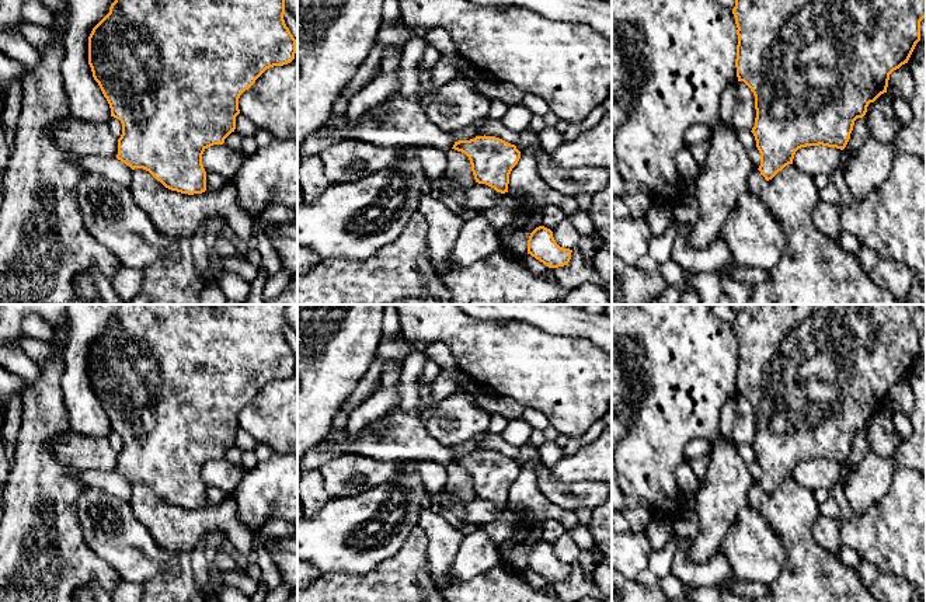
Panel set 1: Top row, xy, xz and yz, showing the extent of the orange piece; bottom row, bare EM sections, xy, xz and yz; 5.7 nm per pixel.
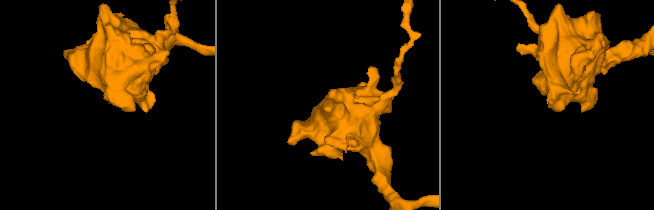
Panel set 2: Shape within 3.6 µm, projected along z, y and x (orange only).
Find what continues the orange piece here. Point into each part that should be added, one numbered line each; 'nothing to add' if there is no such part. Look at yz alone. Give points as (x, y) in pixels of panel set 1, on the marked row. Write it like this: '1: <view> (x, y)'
nothing to add

